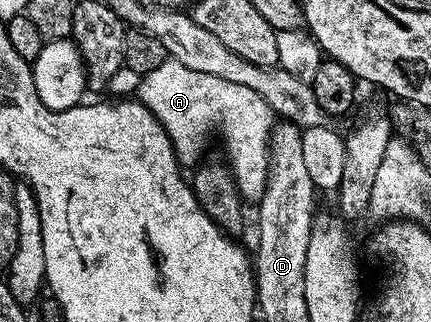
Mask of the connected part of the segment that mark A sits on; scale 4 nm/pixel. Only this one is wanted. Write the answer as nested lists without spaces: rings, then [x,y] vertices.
[[[176,59],[163,62],[138,82],[139,102],[161,121],[182,166],[193,167],[202,160],[208,133],[219,127],[239,195],[251,205],[257,205],[263,199],[270,168],[271,133],[277,116],[259,93],[235,81],[200,73]]]

